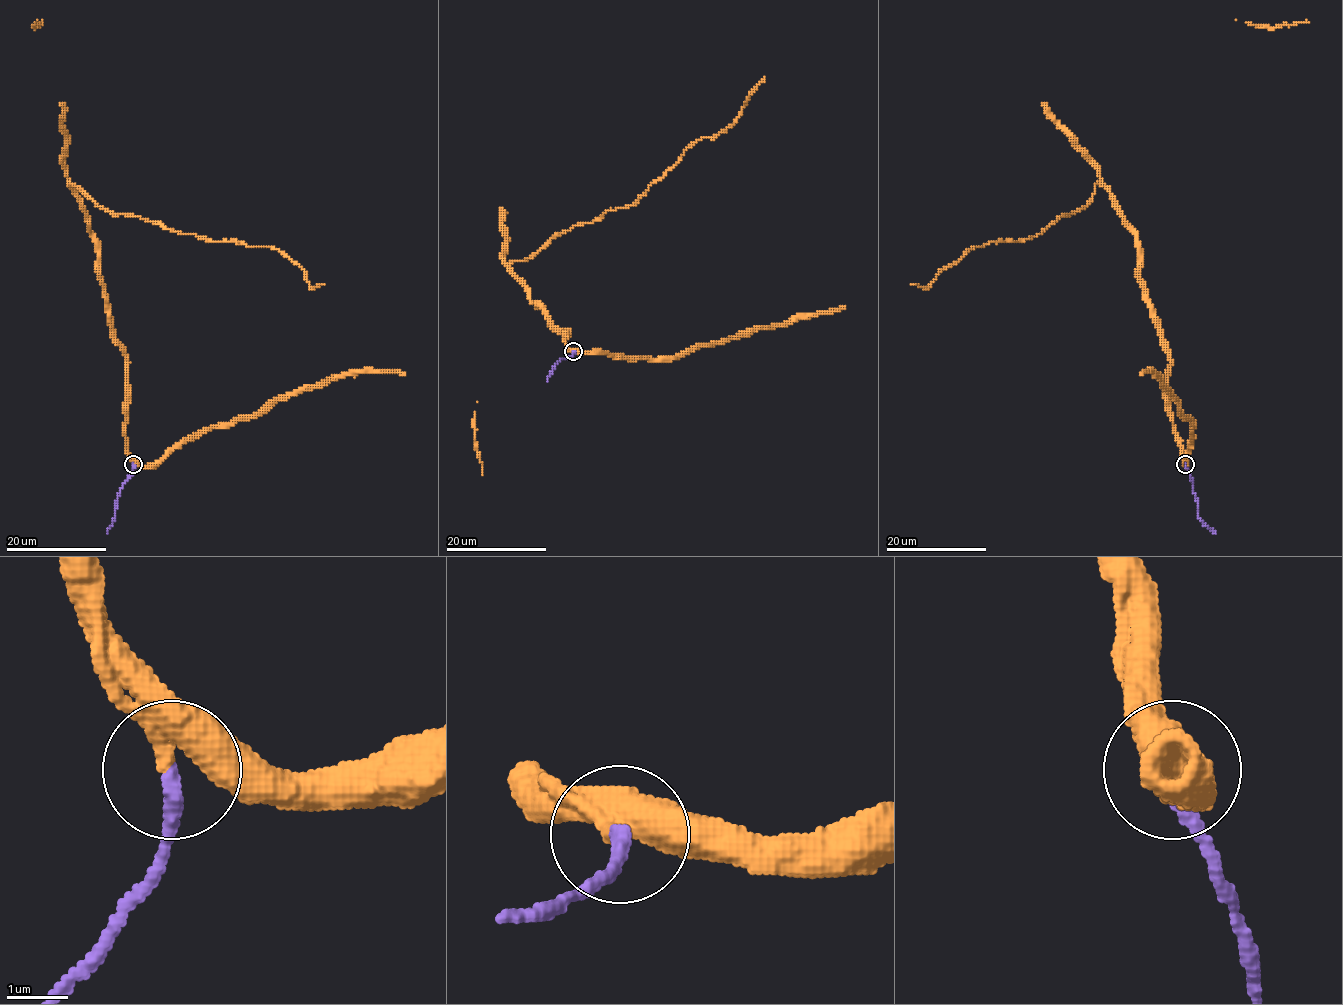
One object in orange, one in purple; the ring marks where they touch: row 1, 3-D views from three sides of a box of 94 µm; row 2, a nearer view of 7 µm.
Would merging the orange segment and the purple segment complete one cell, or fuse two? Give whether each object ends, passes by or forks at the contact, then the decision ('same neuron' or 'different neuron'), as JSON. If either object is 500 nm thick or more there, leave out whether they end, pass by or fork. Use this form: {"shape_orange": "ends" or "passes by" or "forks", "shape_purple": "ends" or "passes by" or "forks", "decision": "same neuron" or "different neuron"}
{"shape_orange": "passes by", "shape_purple": "ends", "decision": "same neuron"}

